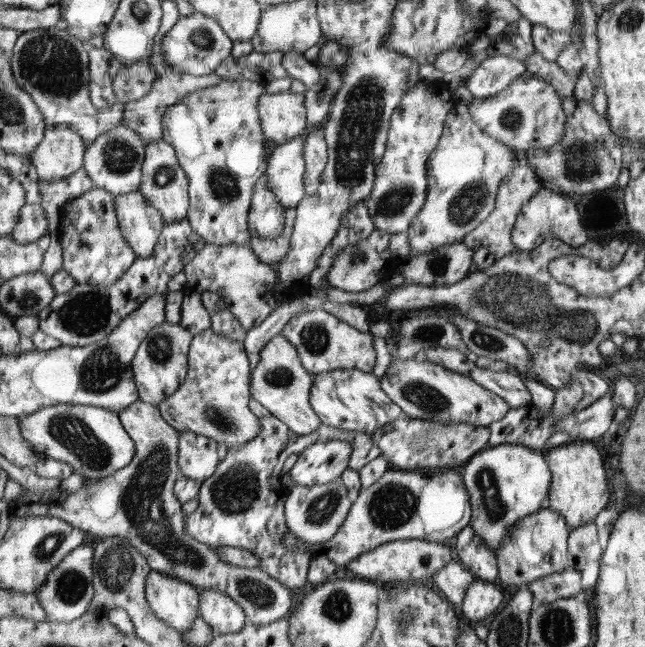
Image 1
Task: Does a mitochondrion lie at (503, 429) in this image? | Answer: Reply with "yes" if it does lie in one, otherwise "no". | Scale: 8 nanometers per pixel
no

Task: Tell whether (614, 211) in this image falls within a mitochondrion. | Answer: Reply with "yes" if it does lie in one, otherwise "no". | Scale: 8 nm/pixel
no

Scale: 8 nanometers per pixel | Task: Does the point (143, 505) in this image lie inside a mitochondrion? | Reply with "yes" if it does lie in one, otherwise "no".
yes

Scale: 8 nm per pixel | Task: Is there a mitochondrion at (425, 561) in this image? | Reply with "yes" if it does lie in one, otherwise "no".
no

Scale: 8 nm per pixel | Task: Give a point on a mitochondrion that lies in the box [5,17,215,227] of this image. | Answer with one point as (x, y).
(49, 63)

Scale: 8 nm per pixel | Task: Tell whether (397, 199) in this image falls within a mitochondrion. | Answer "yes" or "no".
yes

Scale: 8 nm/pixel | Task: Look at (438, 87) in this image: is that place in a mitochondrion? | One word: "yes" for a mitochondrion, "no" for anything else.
no

